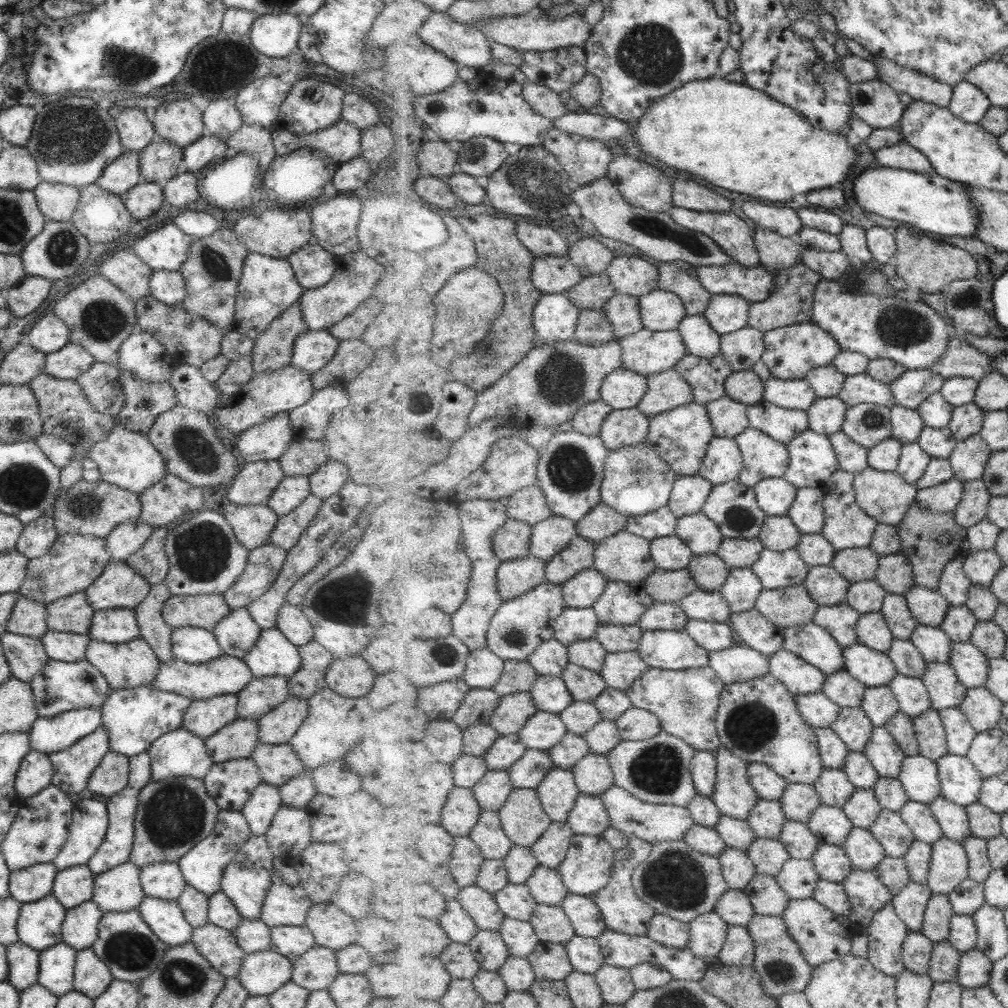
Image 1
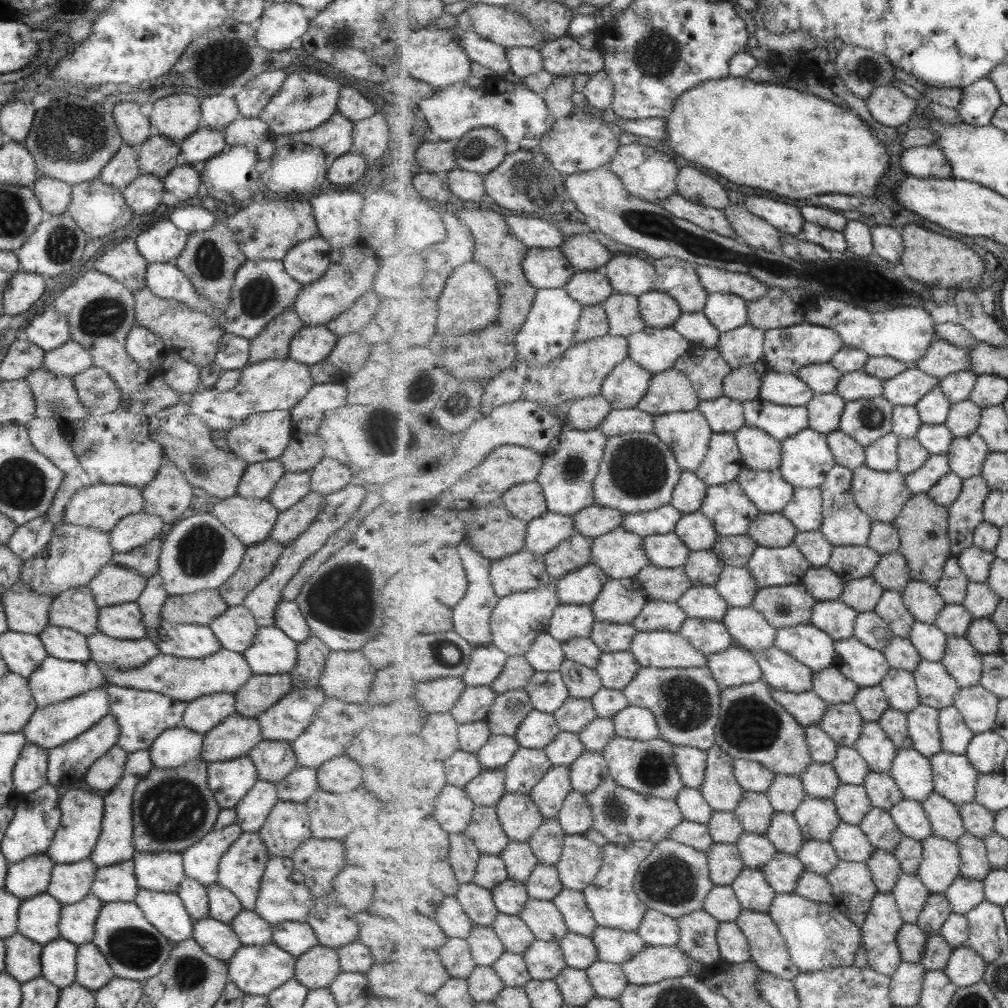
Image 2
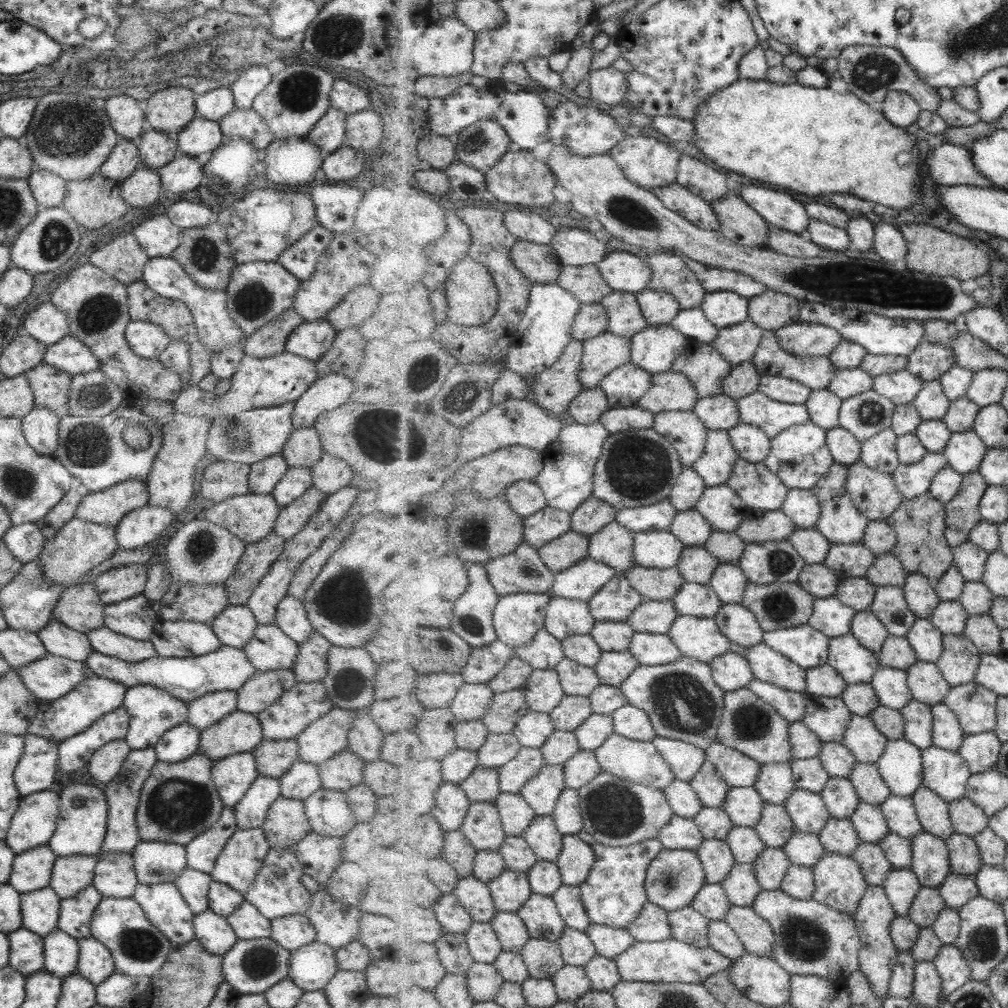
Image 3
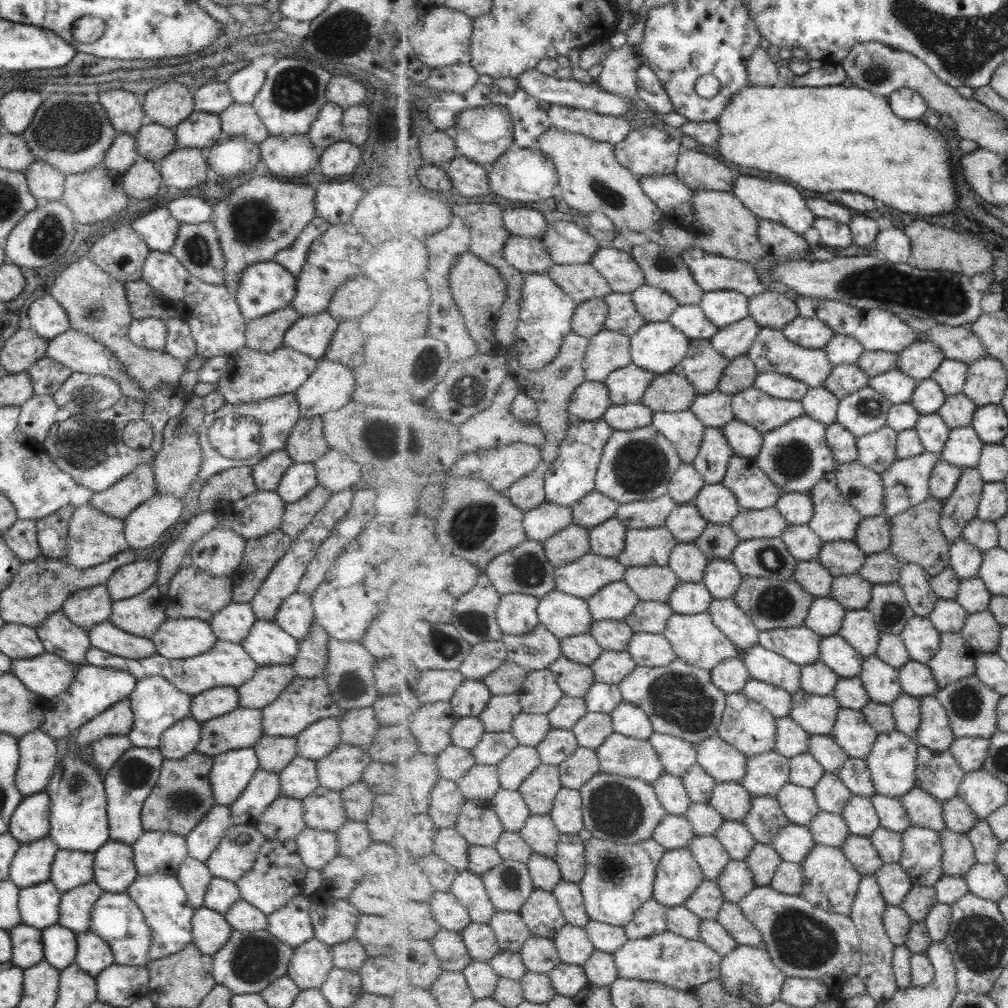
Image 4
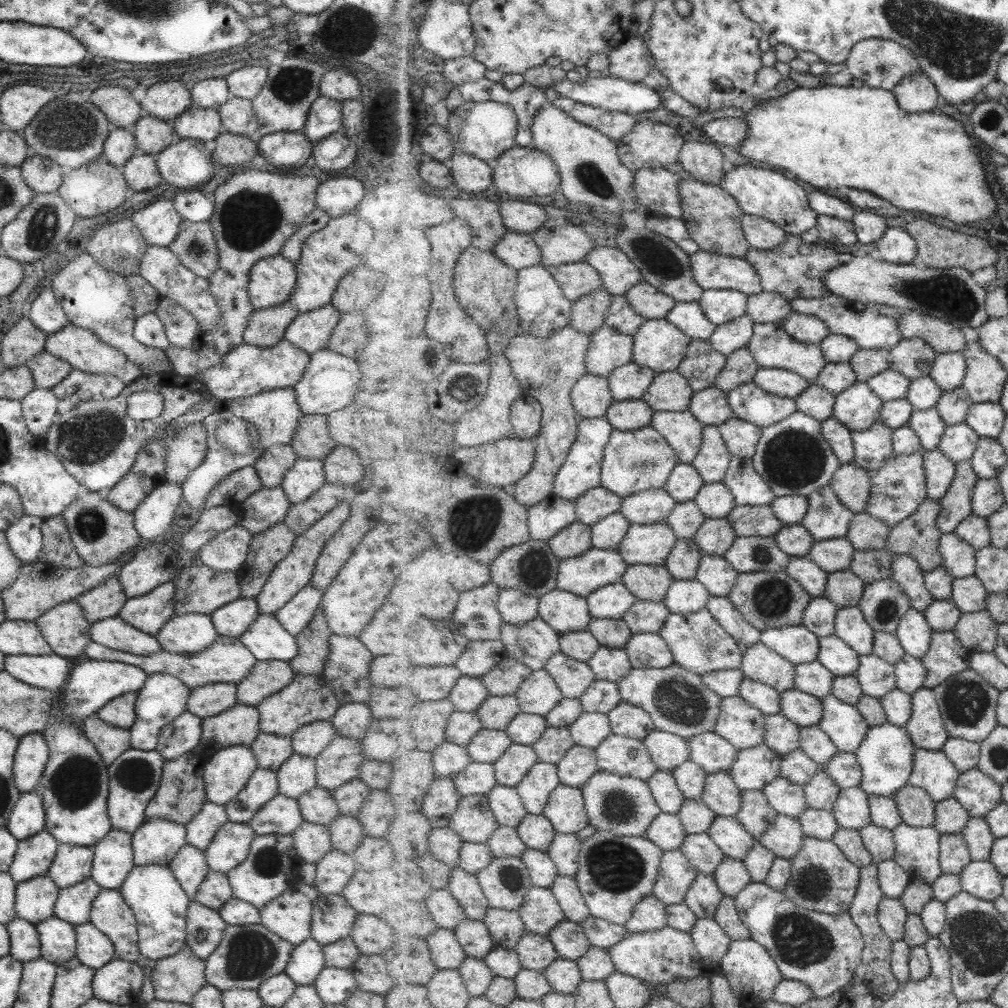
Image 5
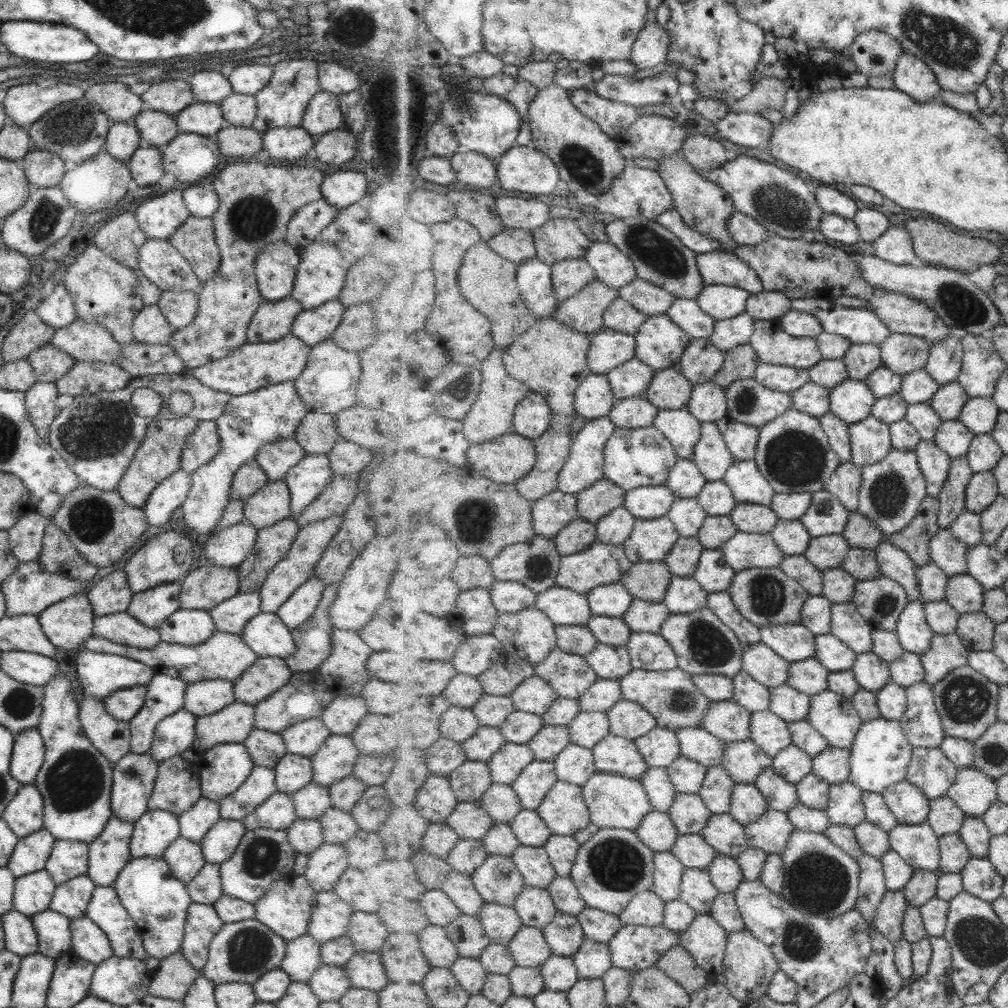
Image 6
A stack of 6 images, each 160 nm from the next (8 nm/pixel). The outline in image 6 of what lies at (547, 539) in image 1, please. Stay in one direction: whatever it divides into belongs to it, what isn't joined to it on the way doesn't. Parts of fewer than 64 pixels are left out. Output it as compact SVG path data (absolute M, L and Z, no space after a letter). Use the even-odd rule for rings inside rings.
M557 490L534 502L534 531L539 536L553 539L562 528L578 519L578 496L575 494Z

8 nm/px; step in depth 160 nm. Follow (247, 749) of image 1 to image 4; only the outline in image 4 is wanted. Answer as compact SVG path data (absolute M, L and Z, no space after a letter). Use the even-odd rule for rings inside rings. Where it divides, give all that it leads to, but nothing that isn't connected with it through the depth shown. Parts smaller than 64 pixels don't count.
M237 707L200 724L198 753L217 756L222 752L252 747L263 735L262 714L253 708Z

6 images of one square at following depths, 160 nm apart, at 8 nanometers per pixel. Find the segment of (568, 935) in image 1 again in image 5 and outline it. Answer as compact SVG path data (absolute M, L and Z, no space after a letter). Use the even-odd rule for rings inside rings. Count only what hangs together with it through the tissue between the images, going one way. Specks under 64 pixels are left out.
M534 886L518 910L526 930L550 937L550 933L566 919L564 910L551 888Z

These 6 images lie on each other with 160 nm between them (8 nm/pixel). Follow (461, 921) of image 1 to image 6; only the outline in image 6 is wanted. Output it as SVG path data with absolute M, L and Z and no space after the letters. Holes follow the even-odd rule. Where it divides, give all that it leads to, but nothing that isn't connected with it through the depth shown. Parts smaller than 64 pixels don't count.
M443 889L425 891L420 903L423 905L425 916L429 918L430 924L436 926L446 928L463 914Z

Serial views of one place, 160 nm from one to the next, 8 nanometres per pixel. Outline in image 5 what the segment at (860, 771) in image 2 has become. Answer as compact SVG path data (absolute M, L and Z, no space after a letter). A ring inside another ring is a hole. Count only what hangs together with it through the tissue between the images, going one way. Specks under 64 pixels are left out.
M818 725L800 727L801 746L814 761L821 766L827 764L840 750Z

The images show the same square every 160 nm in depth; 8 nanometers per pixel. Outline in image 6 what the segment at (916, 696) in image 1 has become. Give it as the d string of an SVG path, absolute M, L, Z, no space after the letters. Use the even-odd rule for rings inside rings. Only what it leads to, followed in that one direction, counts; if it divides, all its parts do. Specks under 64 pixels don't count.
M873 651L858 654L852 671L860 686L874 693L892 680L890 662Z

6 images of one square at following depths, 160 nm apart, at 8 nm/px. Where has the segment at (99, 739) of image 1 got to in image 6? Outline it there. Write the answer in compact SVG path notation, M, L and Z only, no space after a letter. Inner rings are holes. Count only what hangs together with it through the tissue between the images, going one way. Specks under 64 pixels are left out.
M145 686L125 688L112 692L101 701L108 716L127 723L141 709L145 693Z

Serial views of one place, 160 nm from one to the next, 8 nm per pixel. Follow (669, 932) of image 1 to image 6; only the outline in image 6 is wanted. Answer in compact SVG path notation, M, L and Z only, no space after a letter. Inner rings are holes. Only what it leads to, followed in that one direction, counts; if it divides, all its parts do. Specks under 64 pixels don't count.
M652 890L640 892L631 899L628 908L619 915L620 920L624 925L648 925L649 927L663 925L666 903Z

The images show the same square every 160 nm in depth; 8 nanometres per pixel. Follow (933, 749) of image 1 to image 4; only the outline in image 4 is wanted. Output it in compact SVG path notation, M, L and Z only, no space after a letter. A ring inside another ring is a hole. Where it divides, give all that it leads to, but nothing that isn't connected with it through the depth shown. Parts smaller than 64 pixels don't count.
M905 692L891 704L893 716L896 718L897 730L917 740L921 726L922 700Z

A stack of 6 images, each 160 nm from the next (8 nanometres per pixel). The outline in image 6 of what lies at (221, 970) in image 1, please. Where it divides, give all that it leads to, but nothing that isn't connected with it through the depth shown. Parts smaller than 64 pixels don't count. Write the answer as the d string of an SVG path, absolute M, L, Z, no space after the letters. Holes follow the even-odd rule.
M189 903L179 952L193 968L200 970L207 962L209 942L221 926L212 906Z

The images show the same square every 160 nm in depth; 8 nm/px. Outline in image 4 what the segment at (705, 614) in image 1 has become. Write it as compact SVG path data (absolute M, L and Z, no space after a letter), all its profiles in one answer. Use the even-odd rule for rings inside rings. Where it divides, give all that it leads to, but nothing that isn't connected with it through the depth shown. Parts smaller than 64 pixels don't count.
M681 581L668 603L675 613L697 615L708 612L714 599L705 584Z

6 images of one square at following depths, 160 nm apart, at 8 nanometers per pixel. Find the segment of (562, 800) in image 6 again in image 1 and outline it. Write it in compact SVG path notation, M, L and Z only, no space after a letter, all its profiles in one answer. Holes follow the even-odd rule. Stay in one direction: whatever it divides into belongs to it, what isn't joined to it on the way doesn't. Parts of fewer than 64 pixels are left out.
M580 793L575 808L566 822L577 835L603 835L612 826L604 801L599 797Z

